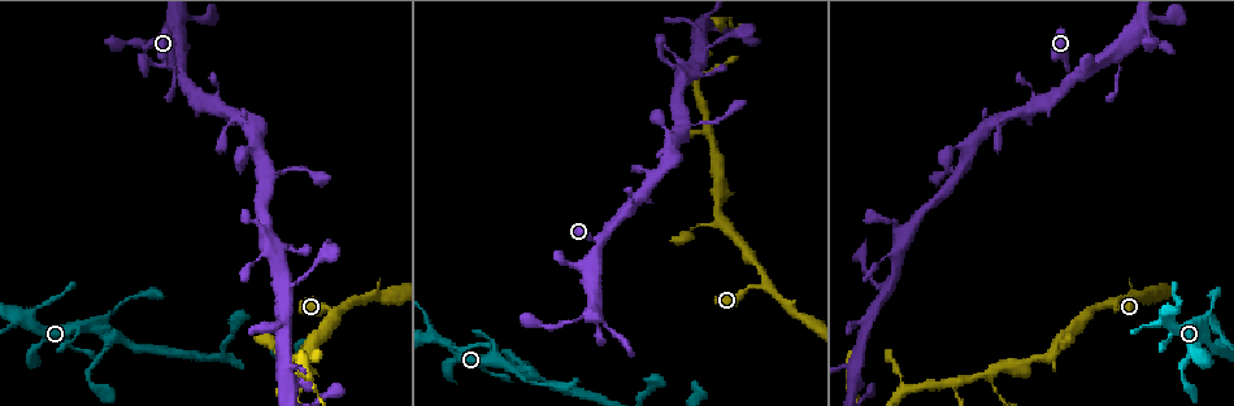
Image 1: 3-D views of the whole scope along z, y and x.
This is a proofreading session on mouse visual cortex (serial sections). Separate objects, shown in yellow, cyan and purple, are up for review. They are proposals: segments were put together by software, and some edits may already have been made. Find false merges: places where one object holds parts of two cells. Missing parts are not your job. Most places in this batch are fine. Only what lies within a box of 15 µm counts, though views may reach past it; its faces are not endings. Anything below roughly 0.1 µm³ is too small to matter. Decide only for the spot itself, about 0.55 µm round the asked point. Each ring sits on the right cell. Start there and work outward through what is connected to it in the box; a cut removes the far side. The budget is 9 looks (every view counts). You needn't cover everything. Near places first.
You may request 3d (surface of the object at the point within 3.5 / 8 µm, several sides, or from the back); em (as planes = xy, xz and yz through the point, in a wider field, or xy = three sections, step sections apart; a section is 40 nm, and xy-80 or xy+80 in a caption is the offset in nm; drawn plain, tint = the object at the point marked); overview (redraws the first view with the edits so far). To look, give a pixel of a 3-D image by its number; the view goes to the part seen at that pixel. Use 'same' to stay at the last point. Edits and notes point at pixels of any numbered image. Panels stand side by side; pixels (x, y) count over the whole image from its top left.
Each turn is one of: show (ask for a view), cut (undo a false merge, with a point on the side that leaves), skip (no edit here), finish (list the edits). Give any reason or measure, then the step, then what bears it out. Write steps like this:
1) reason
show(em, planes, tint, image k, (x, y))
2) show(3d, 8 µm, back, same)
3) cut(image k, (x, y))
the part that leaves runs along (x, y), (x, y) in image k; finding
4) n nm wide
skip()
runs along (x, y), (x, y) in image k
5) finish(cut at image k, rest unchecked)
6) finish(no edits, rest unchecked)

three-way junction
show(3d, 3.5 µm, image 1, (599, 238))

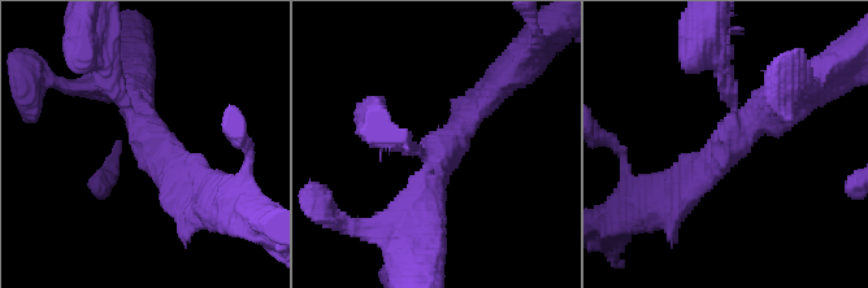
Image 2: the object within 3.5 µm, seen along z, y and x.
3 arms; arms of 200, 300, 450 nm; need the tissue
show(em, planes, plain, image 2, (144, 127))

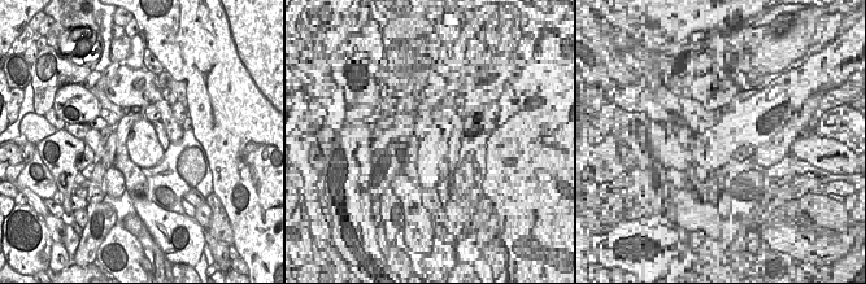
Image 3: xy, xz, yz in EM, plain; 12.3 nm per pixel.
with the object marked
show(em, planes, tint, same)

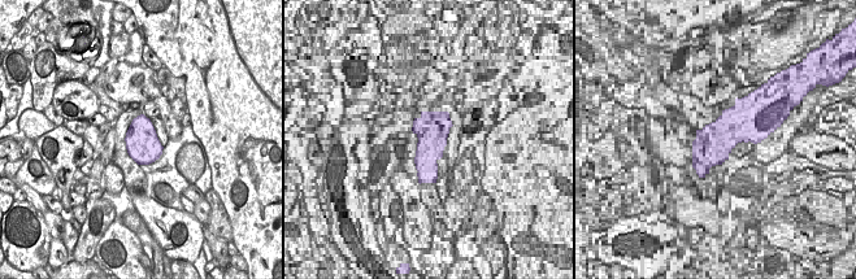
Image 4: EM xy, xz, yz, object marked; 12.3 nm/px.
420 nm wide
skip()
runs along (95, 55), (174, 174), (190, 178) in image 2; one cell here

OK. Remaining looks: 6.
three arms meet
show(3d, 3.5 µm, image 1, (1198, 328))

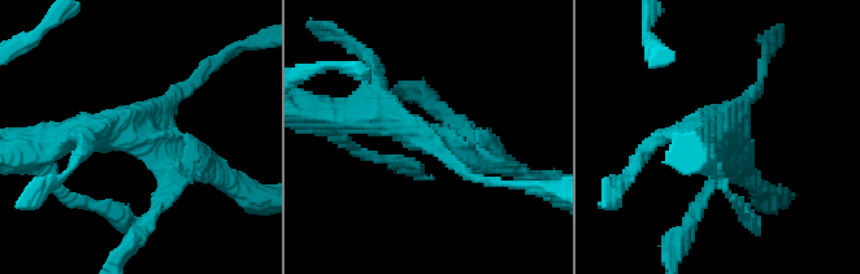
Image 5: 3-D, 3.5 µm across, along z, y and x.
skip()
runs along (355, 116), (507, 165) in image 5; all the same cell

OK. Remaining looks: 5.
three arms meet
show(em, xy, step 5, tint, image 1, (1117, 305))

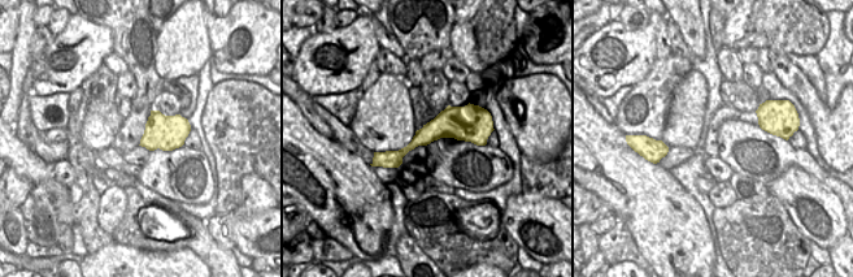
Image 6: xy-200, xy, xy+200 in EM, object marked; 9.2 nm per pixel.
show(3d, 3.5 µm, same)

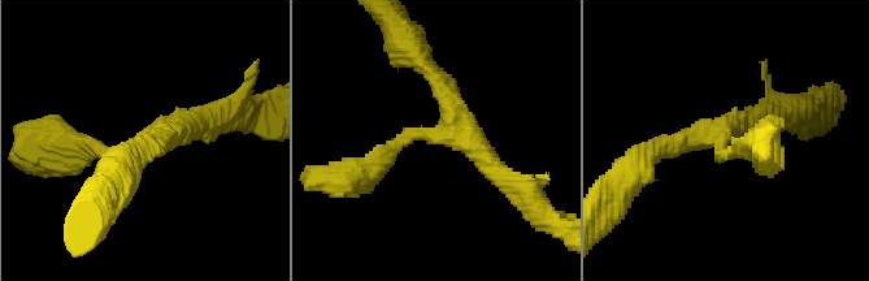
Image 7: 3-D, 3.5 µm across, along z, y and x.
arms of 250, 250, 300 nm
skip()
runs along (365, 172), (448, 122), (421, 63) in image 7; continuous, no second cell

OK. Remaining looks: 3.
narrows sharply
show(3d, 3.5 µm, back, image 1, (954, 381))

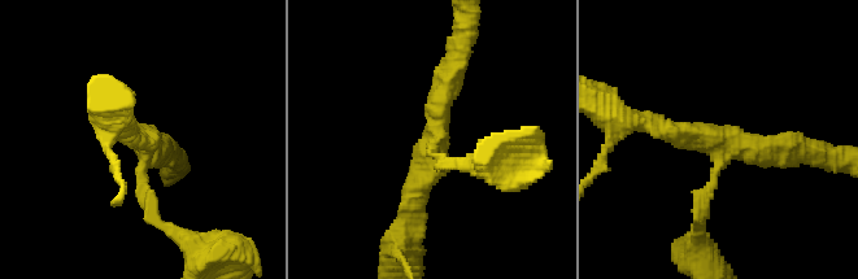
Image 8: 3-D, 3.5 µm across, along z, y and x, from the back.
3 arms; arms of 150, 250, 300 nm; now the EM
show(em, xy, step 1, tint, image 8, (147, 136))

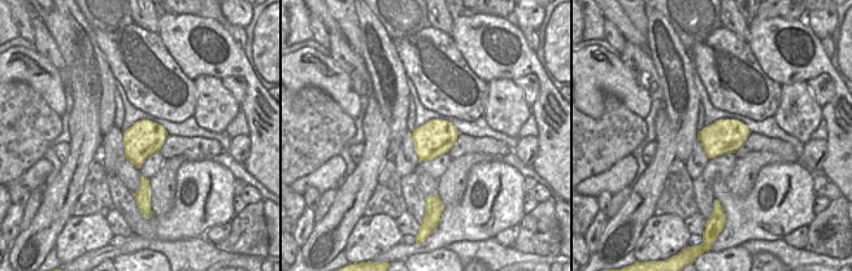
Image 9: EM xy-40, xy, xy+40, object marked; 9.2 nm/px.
skip()
runs along (412, 217), (456, 65) in image 8; one cell here

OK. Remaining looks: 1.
finish(no edits, rest unchecked)

